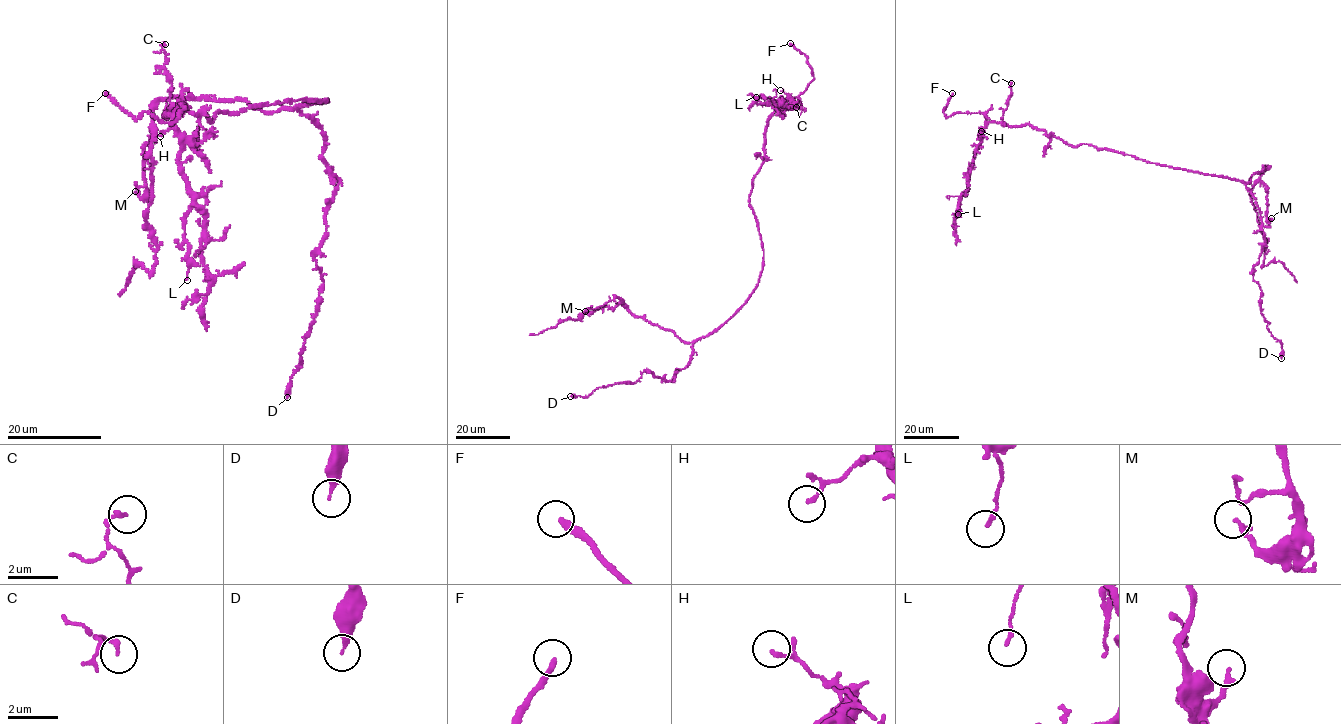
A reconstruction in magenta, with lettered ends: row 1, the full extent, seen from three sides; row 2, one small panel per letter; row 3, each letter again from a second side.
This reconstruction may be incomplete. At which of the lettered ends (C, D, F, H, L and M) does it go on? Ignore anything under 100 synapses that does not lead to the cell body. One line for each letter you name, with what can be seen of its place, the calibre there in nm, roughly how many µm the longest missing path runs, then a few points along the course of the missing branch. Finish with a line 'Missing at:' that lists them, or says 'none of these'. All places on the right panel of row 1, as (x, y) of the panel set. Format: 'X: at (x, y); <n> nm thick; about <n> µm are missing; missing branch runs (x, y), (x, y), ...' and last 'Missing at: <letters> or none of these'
F: at (952, 93); 240 nm thick; about 15 µm are missing; missing branch runs (952, 93), (957, 81), (954, 59)
Missing at: F

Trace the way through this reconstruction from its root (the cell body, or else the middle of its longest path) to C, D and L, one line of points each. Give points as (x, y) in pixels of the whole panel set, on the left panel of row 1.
C: (325, 101), (218, 111), (209, 121), (203, 113), (168, 109), (167, 117), (172, 88), (161, 48), (165, 44)
D: (325, 101), (298, 108), (322, 130), (323, 161), (339, 184), (314, 255), (323, 281), (318, 311), (287, 397)
L: (325, 101), (218, 111), (209, 121), (203, 113), (166, 109), (192, 199), (183, 224), (187, 280)

